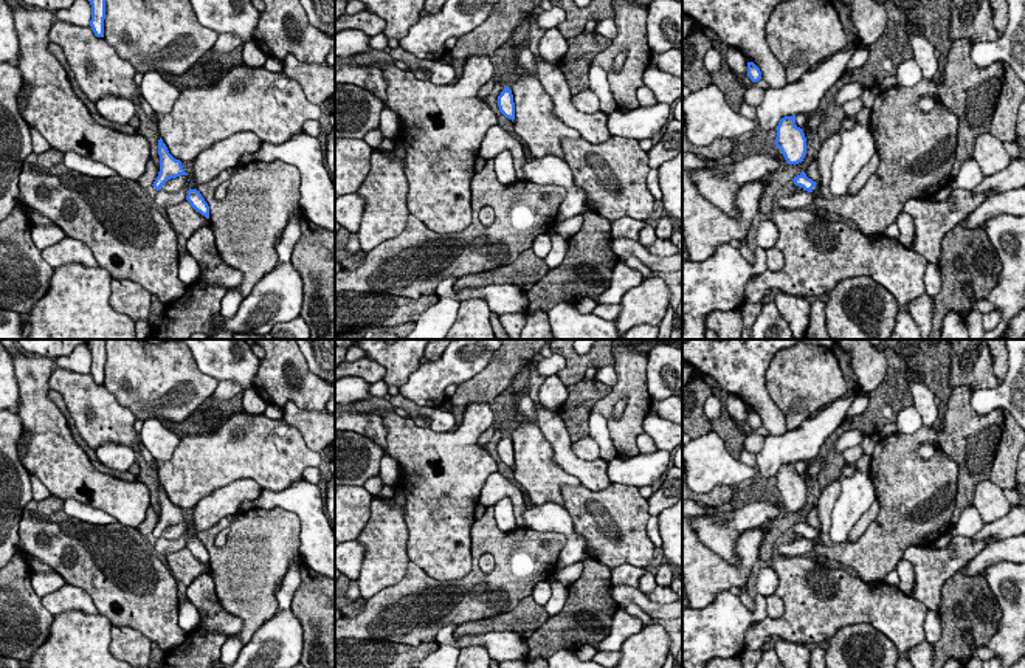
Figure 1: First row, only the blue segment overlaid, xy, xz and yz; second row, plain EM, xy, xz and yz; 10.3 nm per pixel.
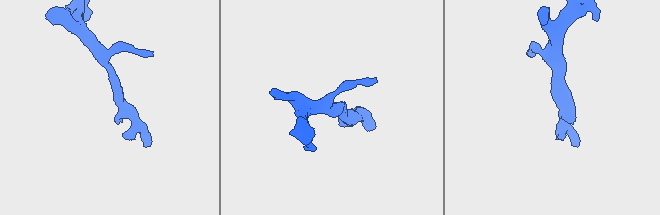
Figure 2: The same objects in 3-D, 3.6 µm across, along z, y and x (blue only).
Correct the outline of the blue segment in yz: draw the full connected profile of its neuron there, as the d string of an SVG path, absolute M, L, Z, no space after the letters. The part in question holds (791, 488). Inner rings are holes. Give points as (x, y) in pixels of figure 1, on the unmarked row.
M795 462L782 465L775 477L775 493L786 510L794 513L802 510L806 502L806 485L803 477L795 473Z

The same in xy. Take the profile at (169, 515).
M161 485L158 487L158 502L160 502L160 519L152 532L157 538L160 538L167 527L188 522L181 513L181 508L175 507L169 501Z

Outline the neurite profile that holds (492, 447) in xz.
M495 429L493 437L488 440L488 443L485 445L487 453L495 459L496 465L498 465L498 471L507 477L510 482L513 482L515 485L518 485L518 482L513 477L513 468L506 465L498 454L498 443L501 442L501 439L506 436L504 431Z

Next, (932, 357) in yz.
M884 339L876 347L881 352L895 350L910 369L918 369L927 377L927 386L941 400L934 428L943 431L943 418L952 392L949 339Z

